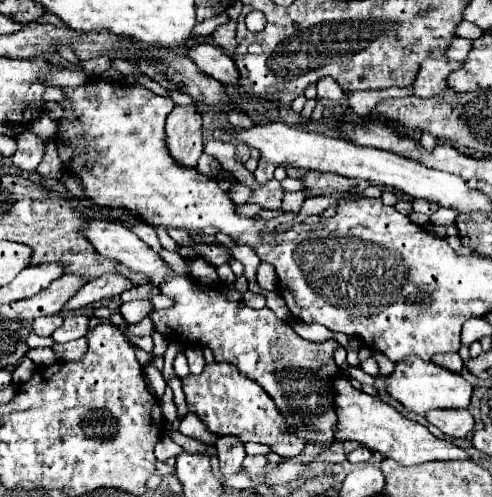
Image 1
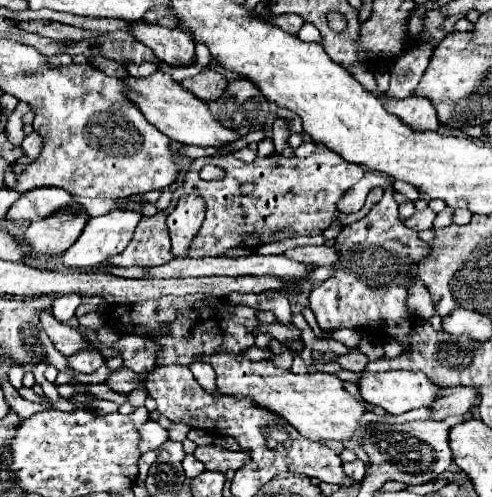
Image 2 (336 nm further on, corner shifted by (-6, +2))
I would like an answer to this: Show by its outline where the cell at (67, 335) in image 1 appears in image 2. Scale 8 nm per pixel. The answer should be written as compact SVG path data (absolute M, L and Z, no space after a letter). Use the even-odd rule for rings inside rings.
M87 340L87 348L85 348L83 352L77 352L75 356L69 358L69 368L73 368L75 372L93 374L103 362L105 362L105 360L103 360L101 352Z

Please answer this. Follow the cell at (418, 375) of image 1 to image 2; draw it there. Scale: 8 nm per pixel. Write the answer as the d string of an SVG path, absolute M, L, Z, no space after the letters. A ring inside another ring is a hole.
M397 370L397 372L363 372L361 378L357 380L361 398L373 406L383 408L389 414L405 414L415 408L429 406L435 400L435 394L439 386L435 386L423 372L407 372L407 370Z

